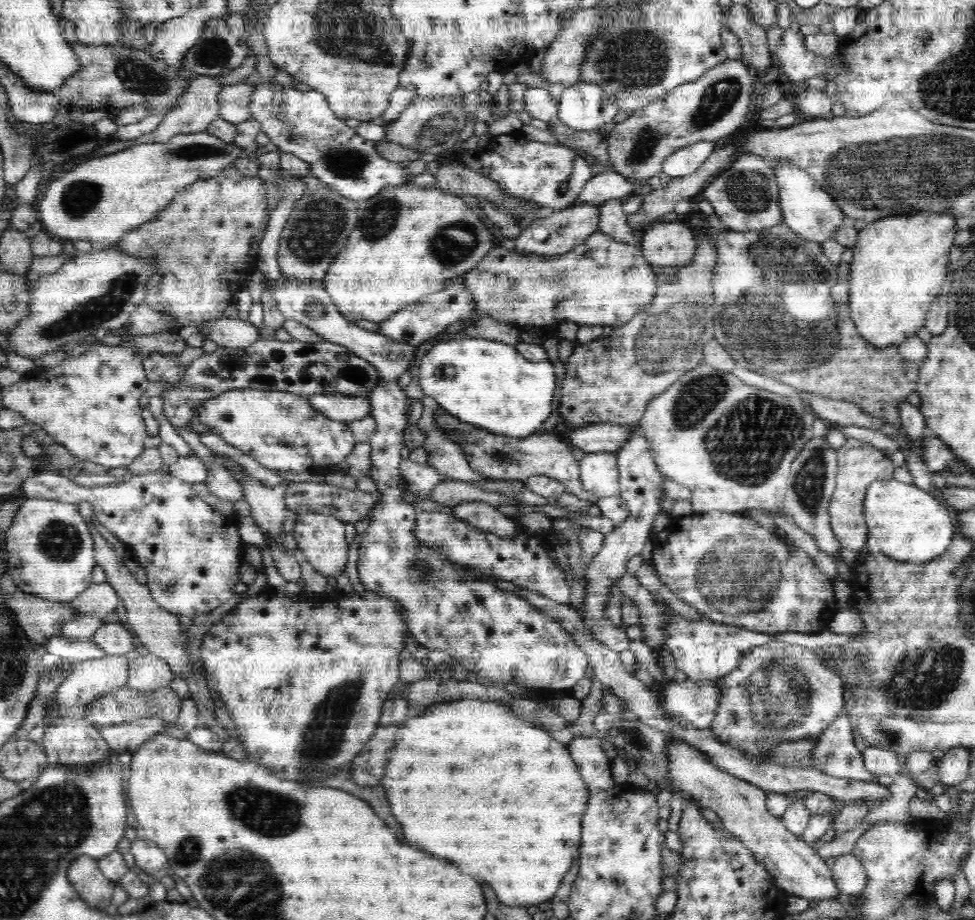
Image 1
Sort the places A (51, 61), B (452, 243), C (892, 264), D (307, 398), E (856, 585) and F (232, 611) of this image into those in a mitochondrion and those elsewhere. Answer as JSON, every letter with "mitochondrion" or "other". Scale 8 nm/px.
{"A":"other","B":"mitochondrion","C":"other","D":"other","E":"other","F":"other"}

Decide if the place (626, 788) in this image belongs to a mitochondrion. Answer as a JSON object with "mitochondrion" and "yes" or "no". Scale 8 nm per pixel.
{"mitochondrion":"no"}

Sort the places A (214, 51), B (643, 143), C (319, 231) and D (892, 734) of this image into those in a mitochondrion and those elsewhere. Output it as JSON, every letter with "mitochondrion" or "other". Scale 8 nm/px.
{"A":"mitochondrion","B":"mitochondrion","C":"mitochondrion","D":"mitochondrion"}

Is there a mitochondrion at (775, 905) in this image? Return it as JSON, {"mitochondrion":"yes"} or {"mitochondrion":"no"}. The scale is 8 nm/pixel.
{"mitochondrion":"no"}

